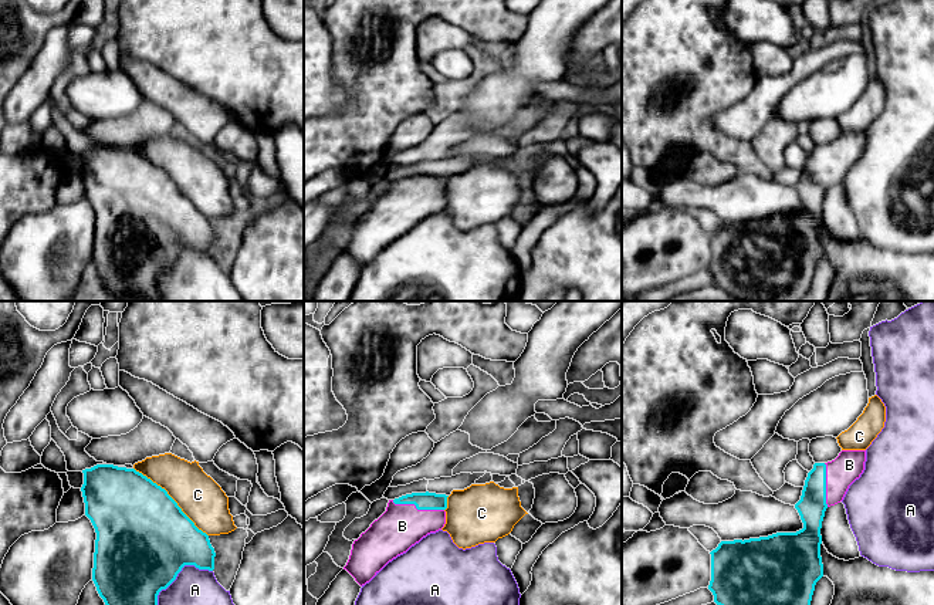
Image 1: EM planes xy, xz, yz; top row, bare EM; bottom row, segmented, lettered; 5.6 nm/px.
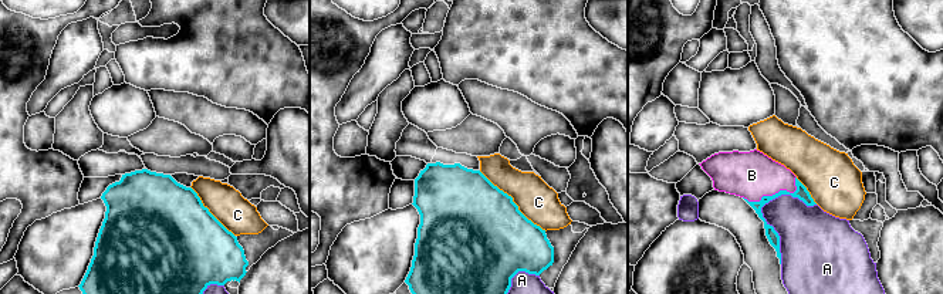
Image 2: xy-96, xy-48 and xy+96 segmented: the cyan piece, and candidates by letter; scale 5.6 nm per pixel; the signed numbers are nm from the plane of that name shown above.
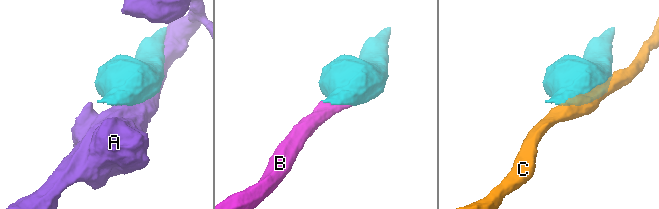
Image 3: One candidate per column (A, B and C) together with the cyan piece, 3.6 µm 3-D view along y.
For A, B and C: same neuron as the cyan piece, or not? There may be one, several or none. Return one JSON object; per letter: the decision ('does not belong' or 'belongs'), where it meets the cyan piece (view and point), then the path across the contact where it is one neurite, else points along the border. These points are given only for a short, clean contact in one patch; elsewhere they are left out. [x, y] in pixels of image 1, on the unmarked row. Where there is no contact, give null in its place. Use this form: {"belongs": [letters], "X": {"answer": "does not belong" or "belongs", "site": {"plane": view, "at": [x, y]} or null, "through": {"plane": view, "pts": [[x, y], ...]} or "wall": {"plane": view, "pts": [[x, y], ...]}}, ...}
{"belongs": ["B"], "A": {"answer": "does not belong", "site": {"plane": "xy", "at": [173, 262]}}, "B": {"answer": "belongs", "site": {"plane": "xz", "at": [418, 191]}}, "C": {"answer": "does not belong", "site": {"plane": "xy", "at": [172, 181]}}}

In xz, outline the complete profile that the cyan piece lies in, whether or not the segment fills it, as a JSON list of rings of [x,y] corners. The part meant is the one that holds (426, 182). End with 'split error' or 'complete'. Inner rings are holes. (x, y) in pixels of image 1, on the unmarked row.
[[[412,175],[389,182],[386,193],[353,223],[346,251],[362,268],[389,243],[446,206],[446,176]]]; split error

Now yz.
[[[842,132],[828,145],[815,145],[801,182],[795,186],[803,210],[768,219],[721,223],[711,236],[708,271],[714,284],[741,301],[801,301],[811,288],[816,264],[823,258],[822,203],[828,189],[840,185],[864,152],[866,132]]]; split error

